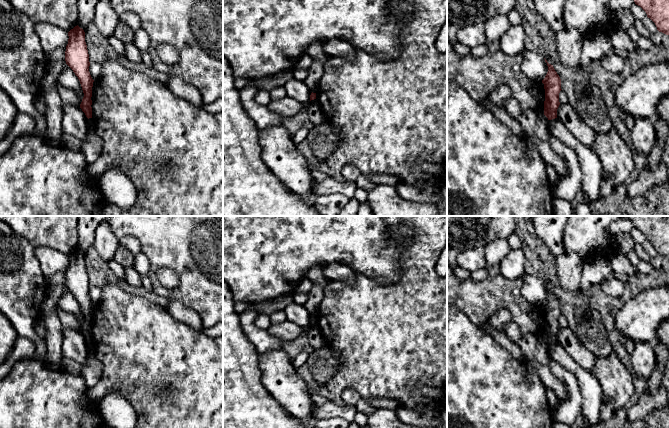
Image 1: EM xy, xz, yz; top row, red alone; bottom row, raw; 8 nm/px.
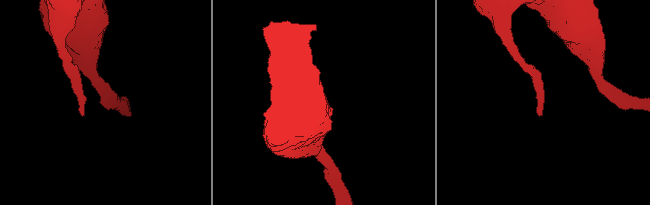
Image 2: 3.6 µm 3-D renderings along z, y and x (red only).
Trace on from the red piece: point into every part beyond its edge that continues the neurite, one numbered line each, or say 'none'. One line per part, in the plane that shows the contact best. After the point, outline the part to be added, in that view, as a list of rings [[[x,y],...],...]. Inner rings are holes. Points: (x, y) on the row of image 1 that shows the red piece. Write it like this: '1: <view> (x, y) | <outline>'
none

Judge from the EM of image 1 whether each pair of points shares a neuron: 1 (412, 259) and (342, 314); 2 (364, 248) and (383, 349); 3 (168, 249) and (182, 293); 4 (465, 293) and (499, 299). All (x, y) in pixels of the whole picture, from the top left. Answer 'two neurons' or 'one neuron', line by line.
1: one neuron
2: two neurons
3: one neuron
4: one neuron

